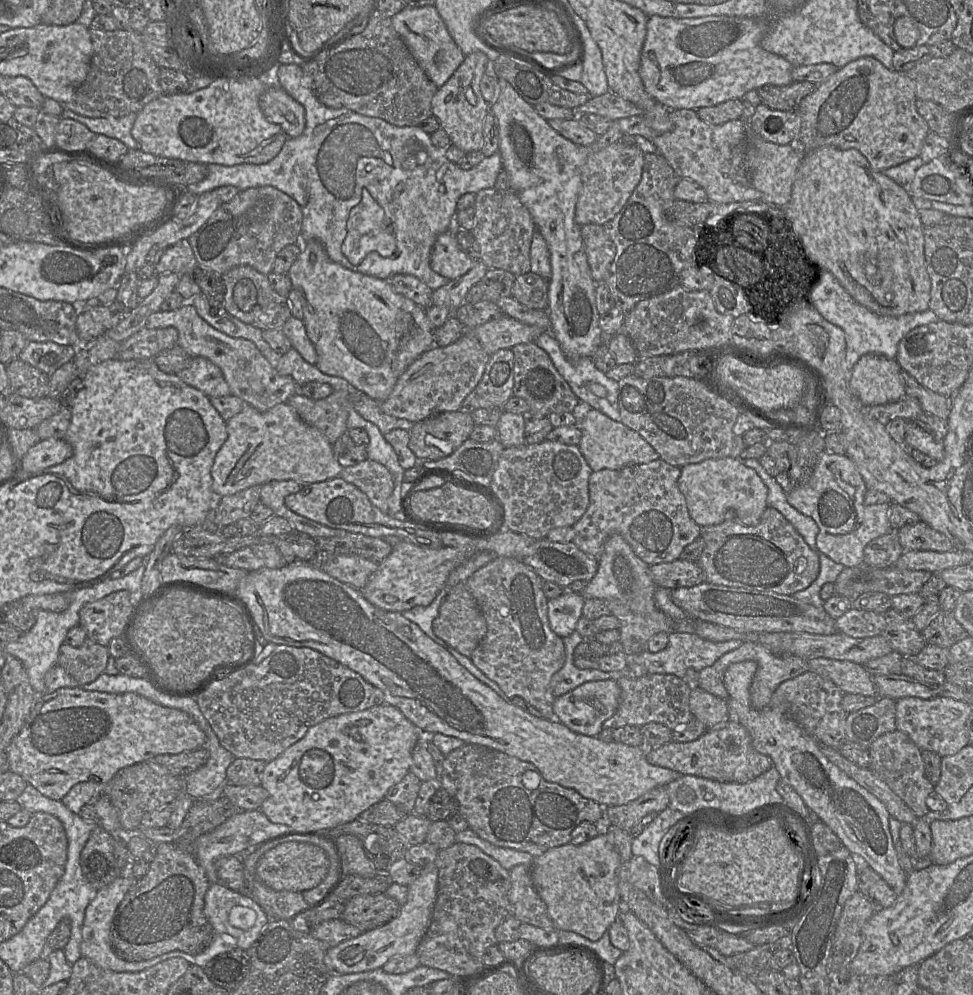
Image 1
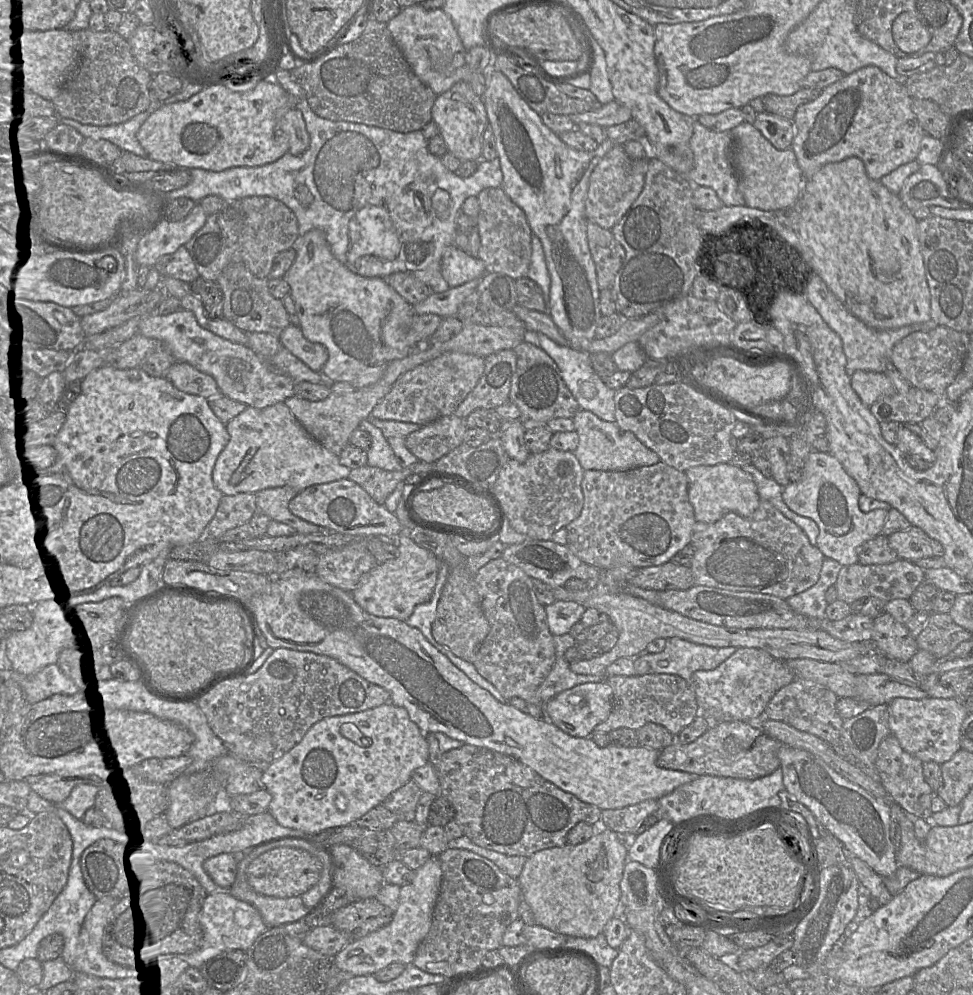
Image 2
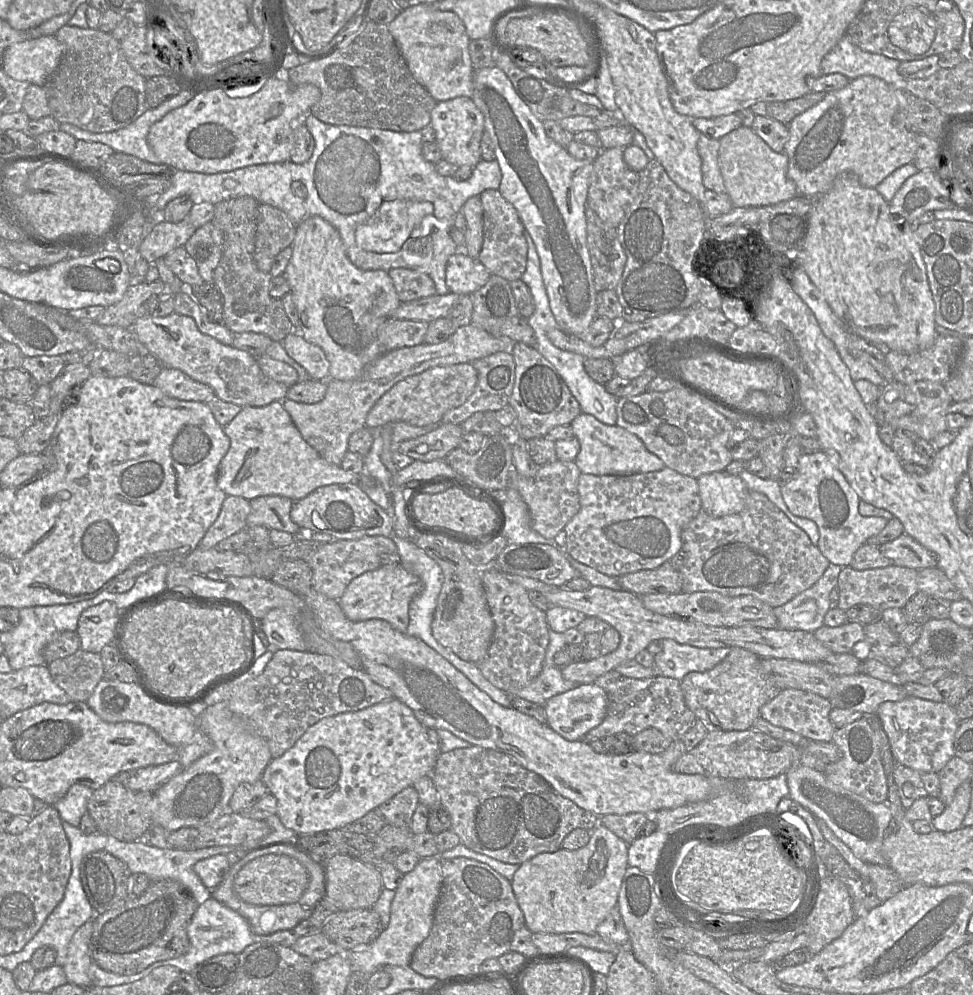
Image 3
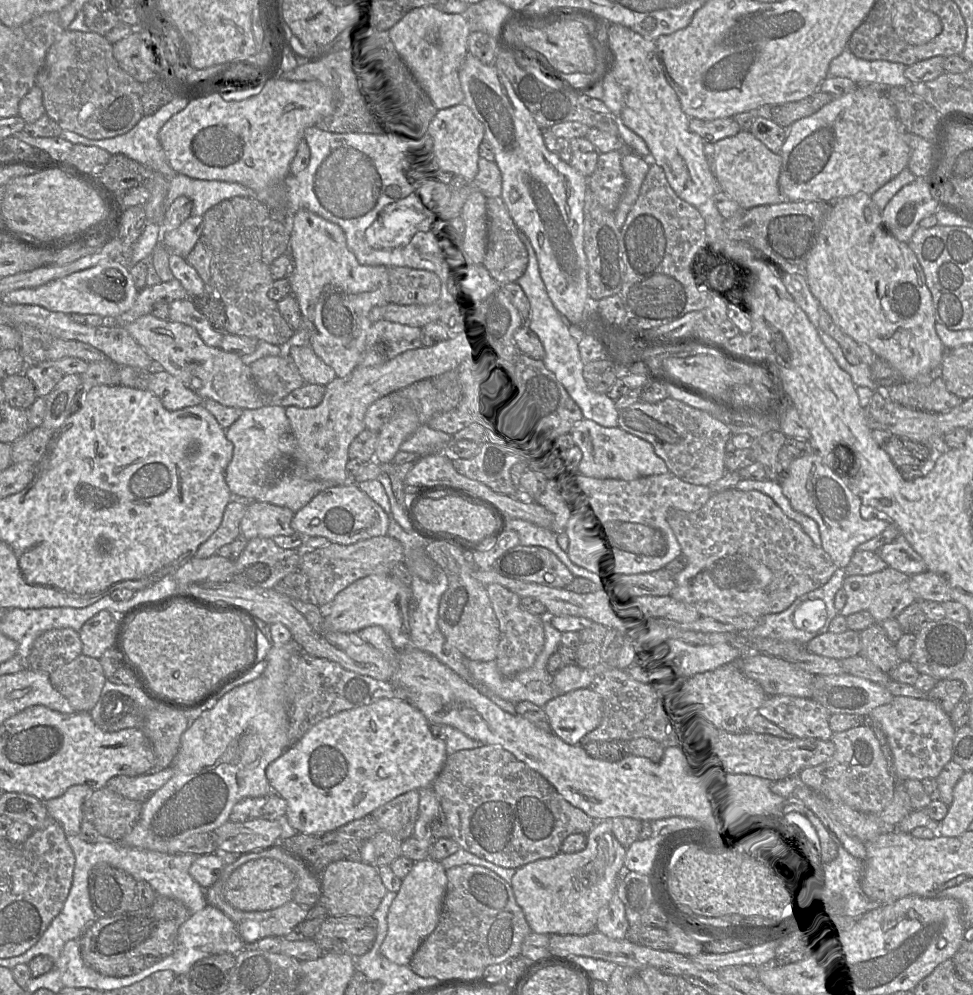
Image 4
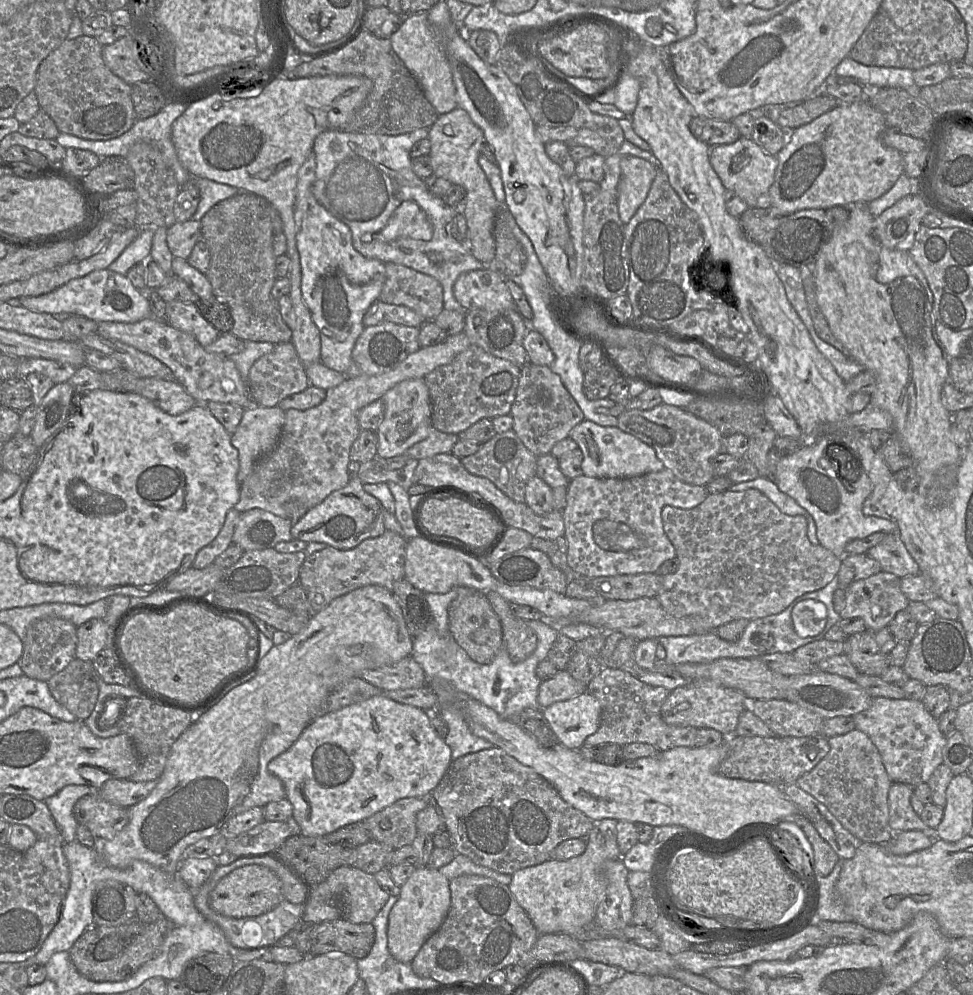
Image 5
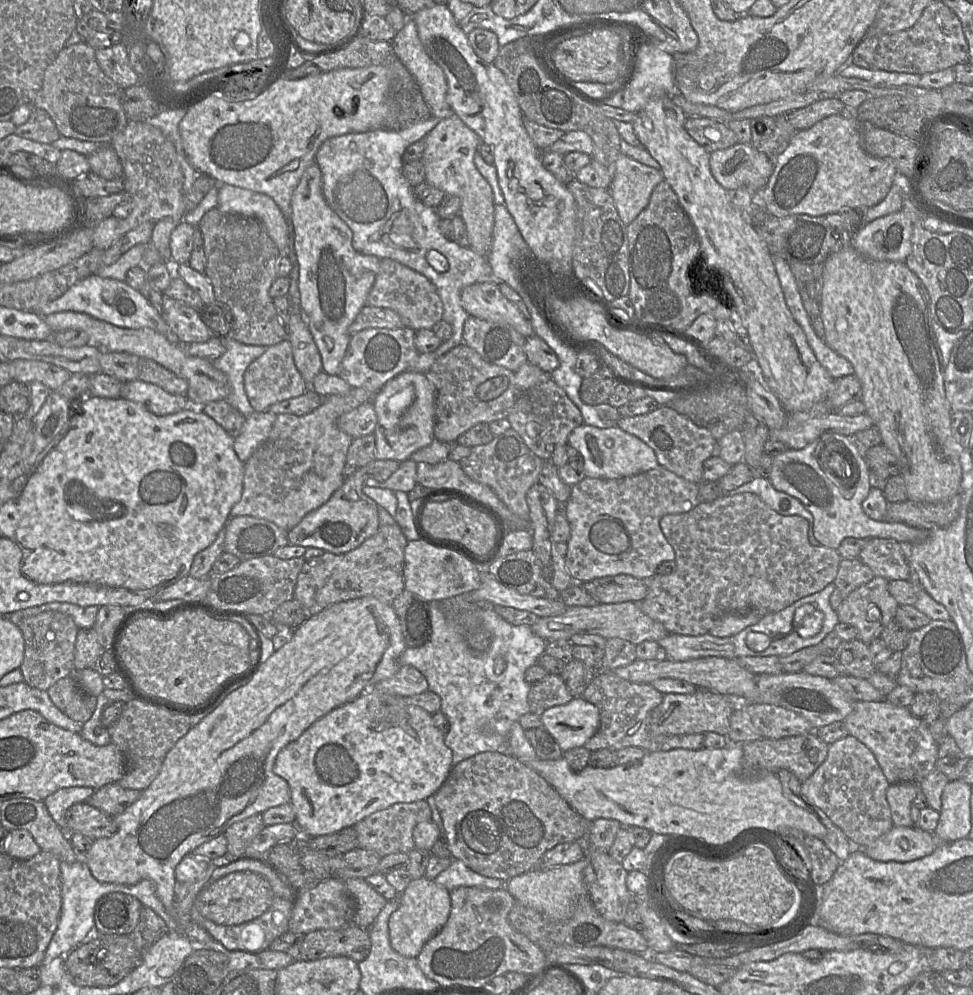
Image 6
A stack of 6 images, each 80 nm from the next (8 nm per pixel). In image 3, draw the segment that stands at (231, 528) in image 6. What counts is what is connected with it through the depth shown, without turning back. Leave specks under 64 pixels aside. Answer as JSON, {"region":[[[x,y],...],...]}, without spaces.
{"region":[[[269,495],[257,497],[250,501],[251,511],[247,517],[247,527],[264,526],[269,530],[275,529],[301,536],[301,528],[290,518],[294,503],[288,497]]]}

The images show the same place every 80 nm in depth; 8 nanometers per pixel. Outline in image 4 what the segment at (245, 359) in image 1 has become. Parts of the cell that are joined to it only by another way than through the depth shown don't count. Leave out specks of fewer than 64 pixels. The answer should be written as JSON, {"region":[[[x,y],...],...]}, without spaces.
{"region":[[[152,314],[141,316],[132,323],[124,326],[128,333],[140,344],[148,356],[159,368],[175,376],[202,399],[213,399],[224,406],[241,409],[256,409],[270,403],[269,397],[255,384],[250,366],[243,363],[237,353],[226,352],[219,347],[206,345],[197,331],[186,324],[170,319],[159,319]]]}

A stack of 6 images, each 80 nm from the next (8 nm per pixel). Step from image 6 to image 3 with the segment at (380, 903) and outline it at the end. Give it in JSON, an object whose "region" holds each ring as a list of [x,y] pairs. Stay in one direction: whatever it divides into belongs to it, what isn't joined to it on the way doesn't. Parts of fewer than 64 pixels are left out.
{"region":[[[338,854],[328,859],[324,864],[326,875],[326,890],[324,898],[330,901],[338,911],[369,909],[374,906],[383,890],[380,871],[375,866]]]}

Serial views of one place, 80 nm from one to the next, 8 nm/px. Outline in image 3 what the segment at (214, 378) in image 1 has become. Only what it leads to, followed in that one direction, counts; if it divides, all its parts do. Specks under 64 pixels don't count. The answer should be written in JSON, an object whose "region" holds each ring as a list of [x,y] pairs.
{"region":[[[164,367],[153,385],[167,396],[184,401],[206,402],[215,395],[210,386],[195,381],[174,368]]]}

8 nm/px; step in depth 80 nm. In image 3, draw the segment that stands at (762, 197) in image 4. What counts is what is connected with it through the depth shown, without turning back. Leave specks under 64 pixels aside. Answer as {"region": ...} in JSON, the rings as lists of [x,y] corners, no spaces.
{"region":[[[741,125],[720,140],[718,163],[728,196],[734,207],[776,205],[799,195],[788,175],[787,155],[773,151],[750,127]]]}

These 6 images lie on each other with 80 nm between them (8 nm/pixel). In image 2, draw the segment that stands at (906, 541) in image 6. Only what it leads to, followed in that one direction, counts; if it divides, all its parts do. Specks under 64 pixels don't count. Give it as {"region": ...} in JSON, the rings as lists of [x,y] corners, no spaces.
{"region":[[[811,451],[801,479],[785,486],[782,498],[793,512],[816,522],[819,527],[817,547],[824,556],[848,566],[858,563],[860,547],[881,534],[888,516],[885,509],[862,512],[858,504],[861,494],[856,481],[833,455]]]}

